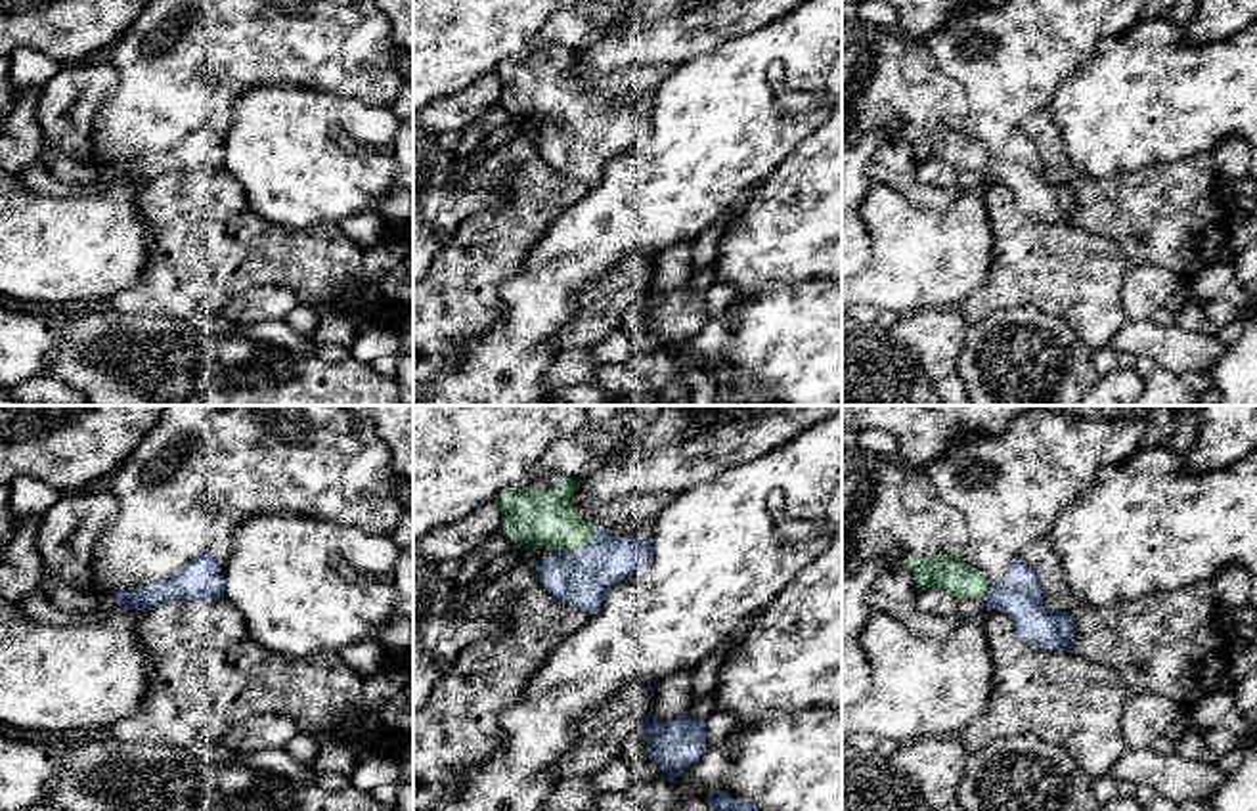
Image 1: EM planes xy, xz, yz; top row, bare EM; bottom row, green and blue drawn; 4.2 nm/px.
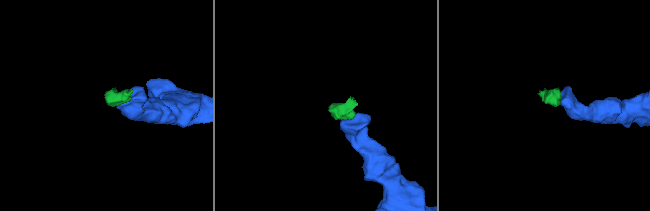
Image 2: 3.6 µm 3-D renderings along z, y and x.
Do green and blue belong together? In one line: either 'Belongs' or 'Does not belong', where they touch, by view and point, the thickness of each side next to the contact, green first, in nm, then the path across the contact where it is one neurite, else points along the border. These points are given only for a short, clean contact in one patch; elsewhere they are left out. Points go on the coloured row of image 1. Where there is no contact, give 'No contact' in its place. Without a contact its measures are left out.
Belongs. Touches green at xz (578, 547). Thickness 260 nm (green) against 240 nm. Path across: xz (536, 517), (550, 519), (578, 547), (582, 578)

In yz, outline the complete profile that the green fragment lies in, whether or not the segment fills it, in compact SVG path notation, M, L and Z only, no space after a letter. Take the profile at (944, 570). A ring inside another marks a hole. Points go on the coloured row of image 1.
M859 446L842 449L842 578L861 572L867 562L890 551L901 551L901 568L913 576L918 593L941 587L959 601L981 599L987 610L1010 618L1022 643L1043 652L1073 652L1075 620L1047 606L1043 587L1024 559L1014 557L1004 574L989 583L980 572L964 568L959 560L968 537L966 518L939 499L920 469L899 455L884 457Z

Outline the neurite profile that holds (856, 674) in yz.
M890 551L867 562L861 572L842 578L842 708L861 702L871 690L871 668L859 641L872 614L867 593L876 576L901 559L903 551Z

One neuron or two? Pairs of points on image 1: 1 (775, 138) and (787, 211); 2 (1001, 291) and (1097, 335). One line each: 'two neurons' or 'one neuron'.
1: two neurons
2: one neuron

